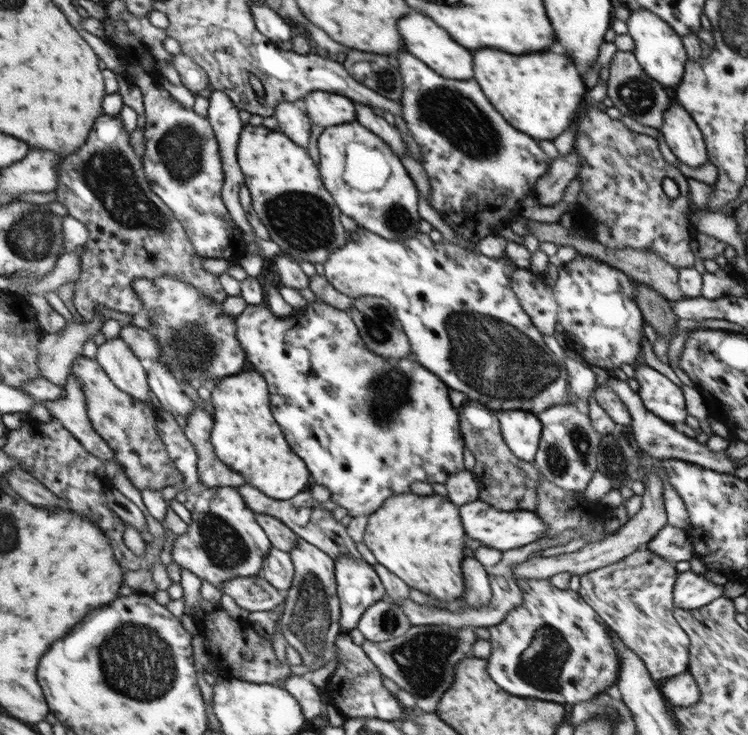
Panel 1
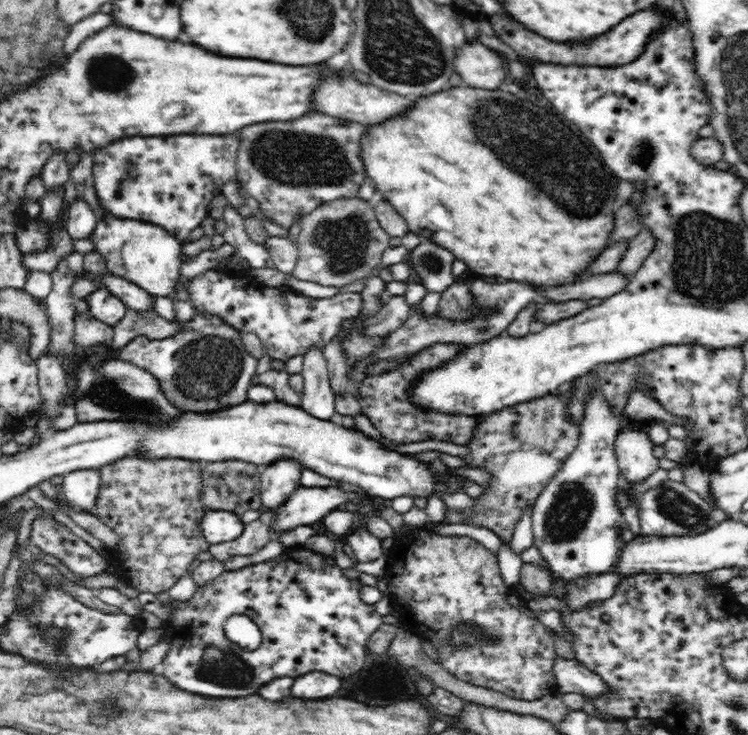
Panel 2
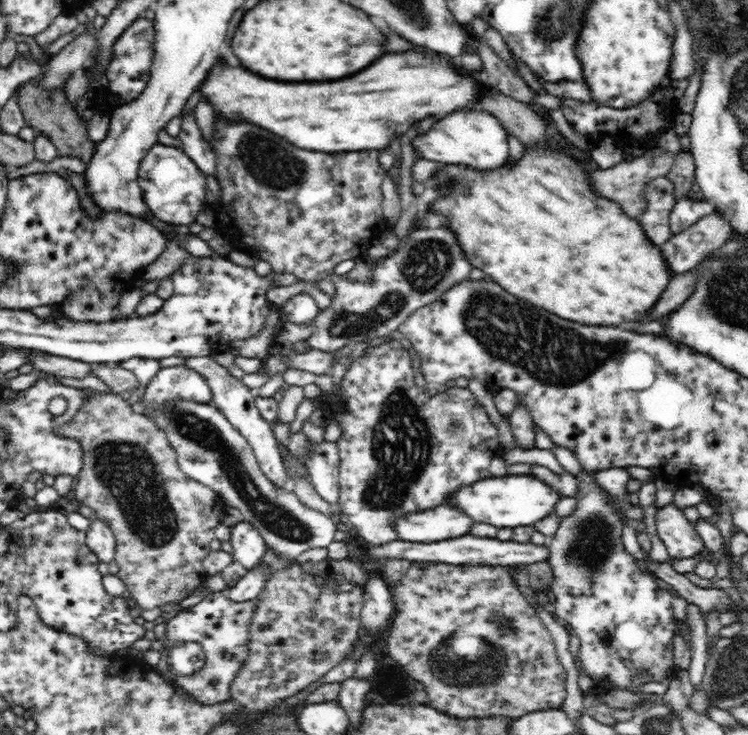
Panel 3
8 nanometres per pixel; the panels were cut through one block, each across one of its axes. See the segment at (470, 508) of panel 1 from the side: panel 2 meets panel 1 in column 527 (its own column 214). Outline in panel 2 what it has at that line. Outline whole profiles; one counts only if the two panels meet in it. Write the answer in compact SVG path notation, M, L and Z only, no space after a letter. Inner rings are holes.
M206 511L200 520L203 537L210 545L236 540L244 530L241 518L229 511Z

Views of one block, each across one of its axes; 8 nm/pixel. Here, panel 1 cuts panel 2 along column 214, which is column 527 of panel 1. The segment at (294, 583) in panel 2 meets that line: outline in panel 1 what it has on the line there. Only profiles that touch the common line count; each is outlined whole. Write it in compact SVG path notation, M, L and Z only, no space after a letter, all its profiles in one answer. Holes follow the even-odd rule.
M520 579L517 582L520 587L523 601L514 607L508 615L497 626L488 627L490 631L490 644L492 652L487 658L487 673L490 678L500 686L502 690L506 690L512 696L522 696L522 698L537 698L548 702L555 702L567 707L592 699L595 695L604 692L606 688L614 686L617 683L617 678L620 670L620 657L616 654L615 648L612 646L610 628L601 620L595 610L578 594L578 591L571 589L561 590L552 584L550 579Z

